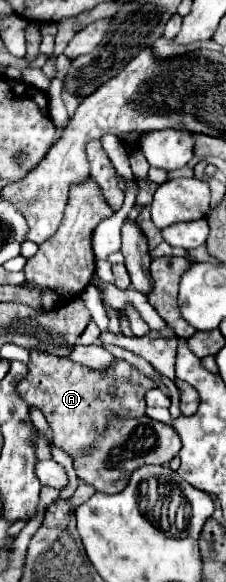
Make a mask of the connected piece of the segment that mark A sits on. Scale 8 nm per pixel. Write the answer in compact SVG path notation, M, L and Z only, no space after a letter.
M34 348L30 350L28 374L18 382L16 392L26 404L42 410L52 428L54 446L72 458L78 458L92 448L94 440L102 436L102 432L106 432L112 418L142 416L146 410L144 394L150 388L156 388L156 384L126 362L114 362L114 368L98 372Z

